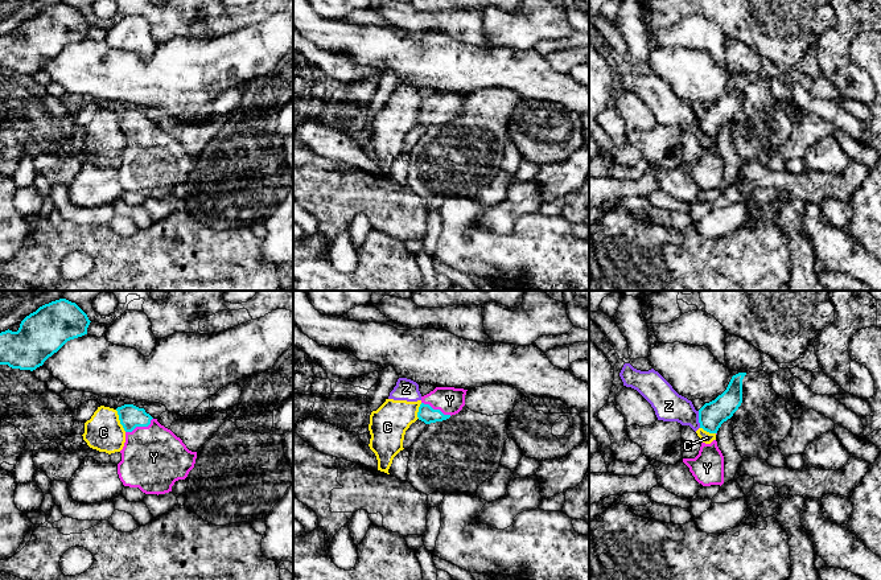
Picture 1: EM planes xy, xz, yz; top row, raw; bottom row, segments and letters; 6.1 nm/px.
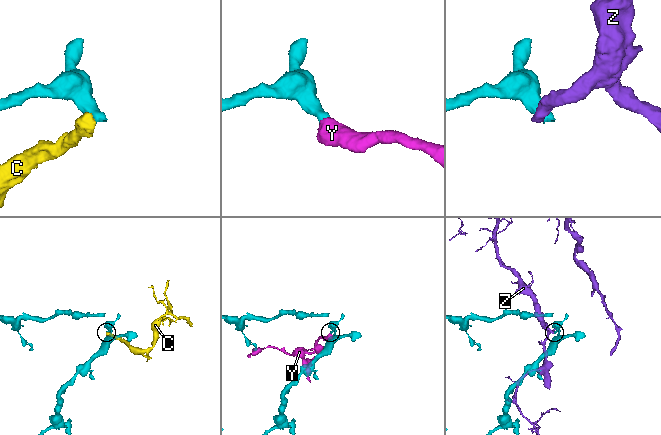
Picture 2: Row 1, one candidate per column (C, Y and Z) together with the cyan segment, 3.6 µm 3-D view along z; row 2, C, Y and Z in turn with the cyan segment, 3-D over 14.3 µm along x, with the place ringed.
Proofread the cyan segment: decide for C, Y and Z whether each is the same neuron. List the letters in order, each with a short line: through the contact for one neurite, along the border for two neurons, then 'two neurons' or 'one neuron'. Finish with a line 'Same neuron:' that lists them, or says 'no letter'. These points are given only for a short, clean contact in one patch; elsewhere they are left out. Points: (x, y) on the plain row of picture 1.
C: line xy (115, 114), (119, 127), (126, 135); two neurons
Y: line xy (131, 120), (140, 130), (153, 161); one neuron
Z: line yz (698, 115), (700, 131); two neurons
Same neuron: Y

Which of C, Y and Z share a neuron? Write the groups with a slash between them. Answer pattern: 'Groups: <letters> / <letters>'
Groups: C Z / Y

